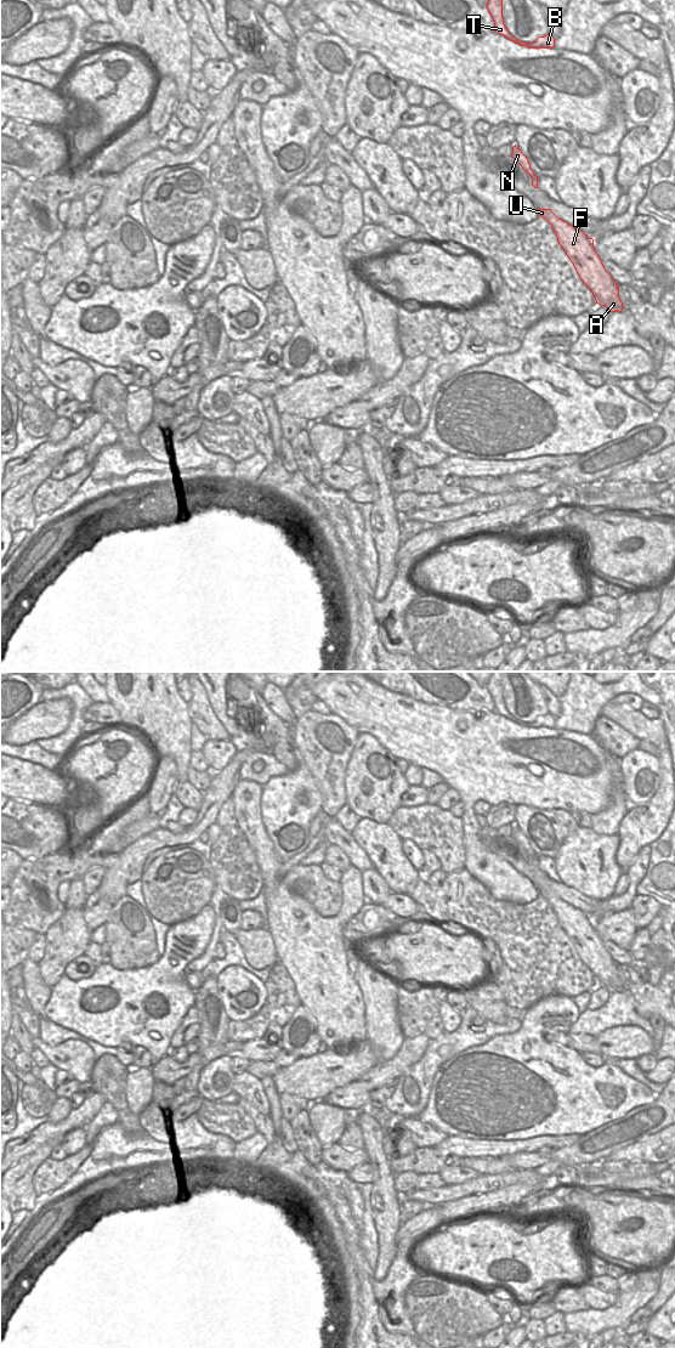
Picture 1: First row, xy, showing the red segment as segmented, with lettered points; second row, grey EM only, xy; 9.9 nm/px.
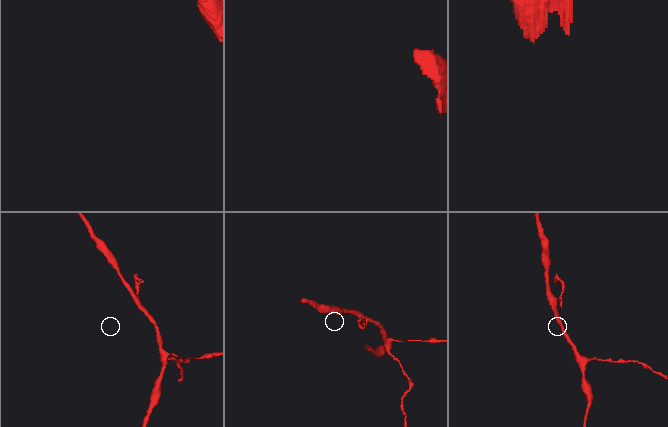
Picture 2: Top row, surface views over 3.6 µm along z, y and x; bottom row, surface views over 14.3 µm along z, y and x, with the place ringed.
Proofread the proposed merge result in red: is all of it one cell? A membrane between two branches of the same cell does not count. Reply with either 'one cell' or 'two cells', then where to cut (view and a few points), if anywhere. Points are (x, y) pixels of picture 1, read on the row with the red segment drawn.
two cells | xy (529, 174), (537, 179)

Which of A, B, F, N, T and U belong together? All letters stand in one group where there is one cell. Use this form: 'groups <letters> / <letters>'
groups A F N U / B T

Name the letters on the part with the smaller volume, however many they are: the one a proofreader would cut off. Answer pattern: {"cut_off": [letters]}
{"cut_off": ["B", "T"]}

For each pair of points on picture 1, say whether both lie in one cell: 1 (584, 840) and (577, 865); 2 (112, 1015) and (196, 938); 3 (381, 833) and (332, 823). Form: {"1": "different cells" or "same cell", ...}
{"1": "same cell", "2": "same cell", "3": "different cells"}

